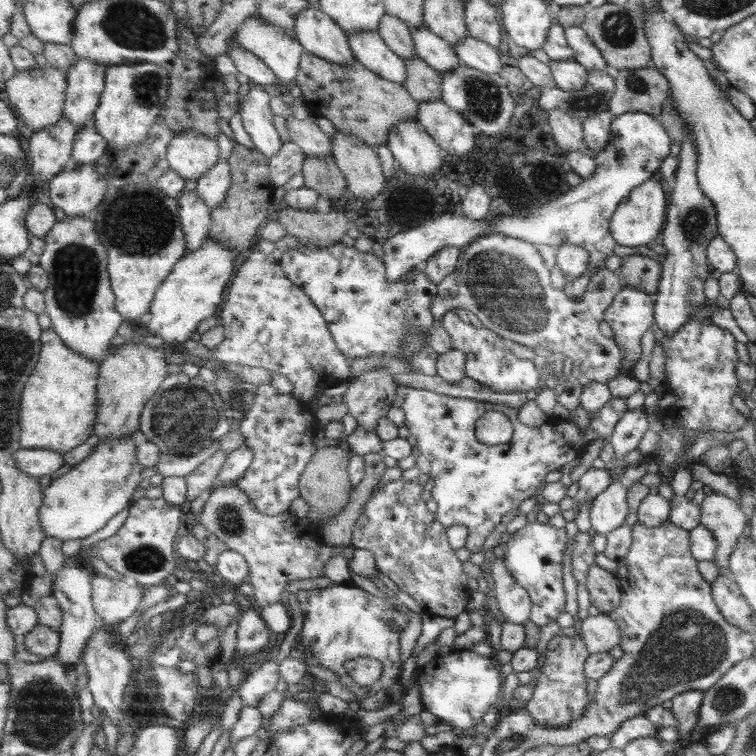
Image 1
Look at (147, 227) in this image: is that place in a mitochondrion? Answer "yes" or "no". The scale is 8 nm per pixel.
yes

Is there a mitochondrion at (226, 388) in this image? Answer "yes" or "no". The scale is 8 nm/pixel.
yes

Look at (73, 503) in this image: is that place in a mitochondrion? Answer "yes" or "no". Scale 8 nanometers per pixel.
no

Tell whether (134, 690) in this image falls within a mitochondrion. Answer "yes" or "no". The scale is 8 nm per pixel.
no

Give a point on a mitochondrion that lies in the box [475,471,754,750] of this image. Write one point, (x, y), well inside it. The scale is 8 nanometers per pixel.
(685, 645)

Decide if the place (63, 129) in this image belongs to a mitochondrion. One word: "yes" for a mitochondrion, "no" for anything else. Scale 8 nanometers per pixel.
no

